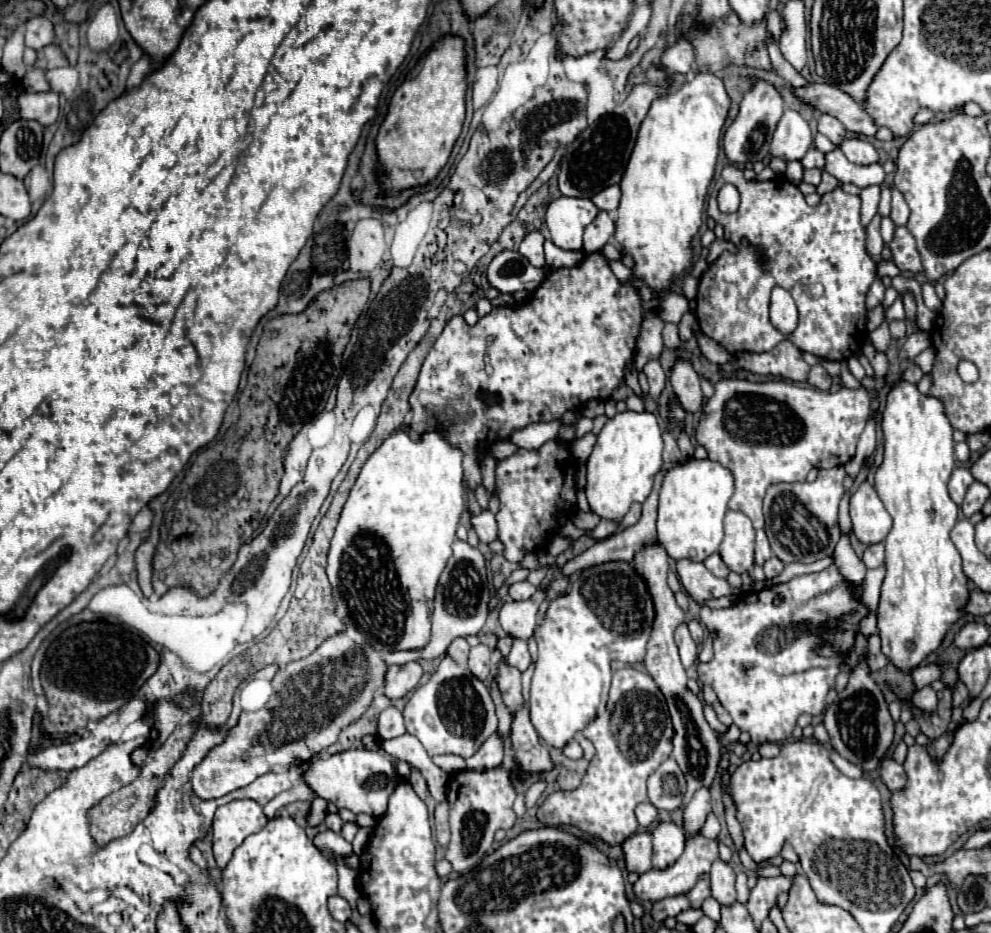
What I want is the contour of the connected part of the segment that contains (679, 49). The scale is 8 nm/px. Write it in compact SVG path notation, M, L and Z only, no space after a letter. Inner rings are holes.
M677 40L673 46L669 46L659 60L659 68L665 70L667 76L673 74L689 74L691 72L691 62L693 62L693 46L687 40Z

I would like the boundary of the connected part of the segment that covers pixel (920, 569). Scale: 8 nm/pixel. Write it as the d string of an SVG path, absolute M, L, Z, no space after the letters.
M899 378L887 394L881 430L885 438L885 458L875 472L875 490L893 518L893 528L885 538L887 576L881 586L877 630L883 654L899 670L911 672L927 654L939 648L947 628L961 616L959 608L967 600L967 578L961 568L961 556L949 538L949 530L955 526L959 514L957 504L947 492L947 482L955 468L955 440L941 398L921 394L917 384L905 382L903 378Z

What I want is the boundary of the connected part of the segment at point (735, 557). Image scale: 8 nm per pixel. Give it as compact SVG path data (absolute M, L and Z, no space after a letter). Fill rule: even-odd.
M729 510L725 516L725 538L719 546L719 554L729 570L743 574L753 568L755 530L749 518L741 512Z

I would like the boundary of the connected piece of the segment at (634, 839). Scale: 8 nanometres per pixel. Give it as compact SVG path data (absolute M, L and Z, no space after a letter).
M647 830L633 834L625 840L623 852L629 872L647 872L651 868L651 834Z

